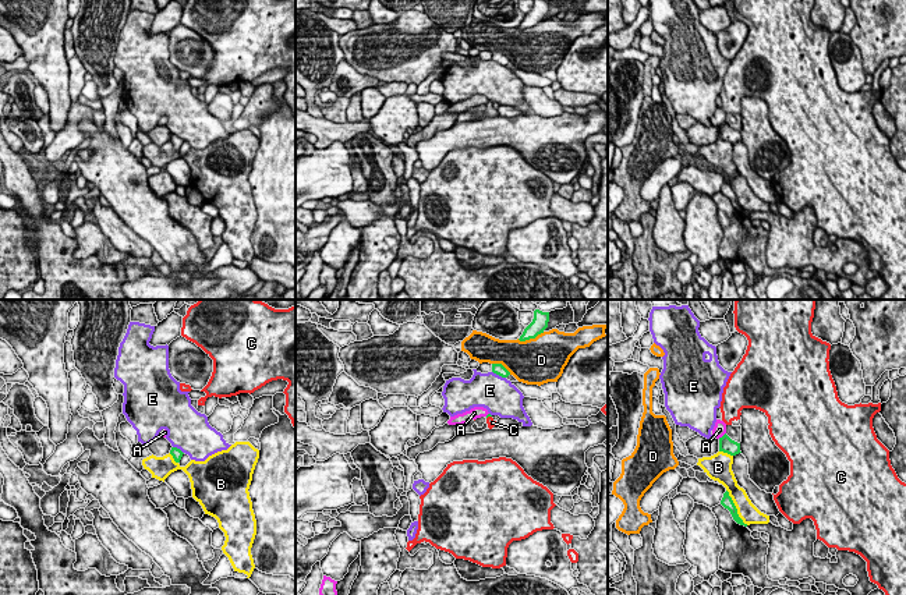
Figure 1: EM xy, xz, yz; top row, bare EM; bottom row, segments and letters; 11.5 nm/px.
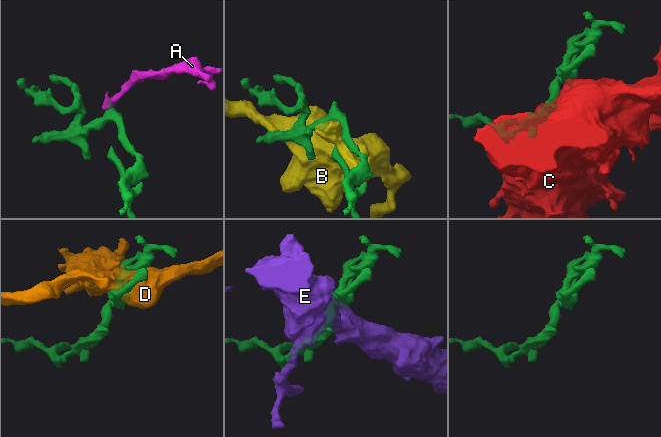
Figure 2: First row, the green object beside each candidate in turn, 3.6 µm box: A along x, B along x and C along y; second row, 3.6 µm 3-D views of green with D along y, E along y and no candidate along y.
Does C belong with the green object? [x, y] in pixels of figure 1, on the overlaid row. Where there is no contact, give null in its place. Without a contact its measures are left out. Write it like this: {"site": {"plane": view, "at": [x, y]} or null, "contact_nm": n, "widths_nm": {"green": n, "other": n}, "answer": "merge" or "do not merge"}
{"site": {"plane": "xz", "at": [488, 415]}, "contact_nm": 70, "widths_nm": {"green": 30, "other": 90}, "answer": "merge"}

